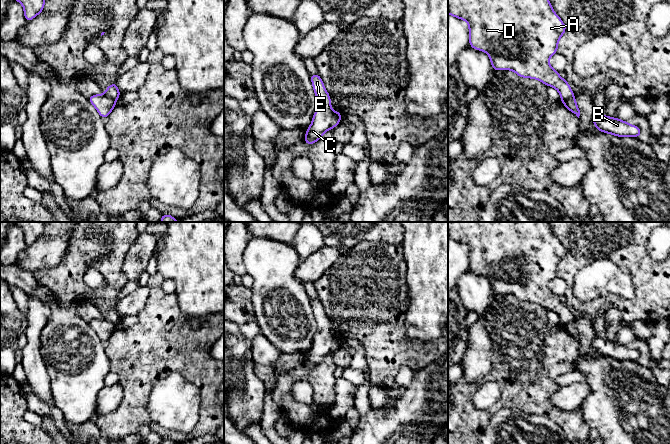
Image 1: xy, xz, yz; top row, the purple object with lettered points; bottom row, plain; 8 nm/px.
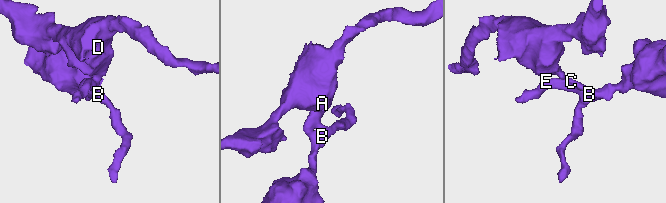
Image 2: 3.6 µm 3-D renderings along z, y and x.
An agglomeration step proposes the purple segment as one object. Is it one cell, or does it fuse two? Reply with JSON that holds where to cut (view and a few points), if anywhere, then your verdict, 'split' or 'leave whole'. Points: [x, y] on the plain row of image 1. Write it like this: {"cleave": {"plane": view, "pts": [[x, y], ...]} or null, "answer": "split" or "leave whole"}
{"cleave": {"plane": "yz", "pts": [[573, 320], [561, 324]]}, "answer": "split"}

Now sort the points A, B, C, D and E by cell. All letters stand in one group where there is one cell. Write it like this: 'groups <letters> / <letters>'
groups A D / B C E

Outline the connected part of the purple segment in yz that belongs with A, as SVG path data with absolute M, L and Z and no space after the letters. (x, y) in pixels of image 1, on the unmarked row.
M448 222L448 238L468 247L469 269L489 279L493 294L512 294L520 301L539 304L555 312L561 324L574 321L567 304L562 303L549 288L550 281L557 277L558 266L566 250L554 236L548 222Z

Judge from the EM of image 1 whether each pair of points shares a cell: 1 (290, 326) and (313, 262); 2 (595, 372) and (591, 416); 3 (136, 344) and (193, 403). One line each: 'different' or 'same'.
1: different
2: same
3: different

